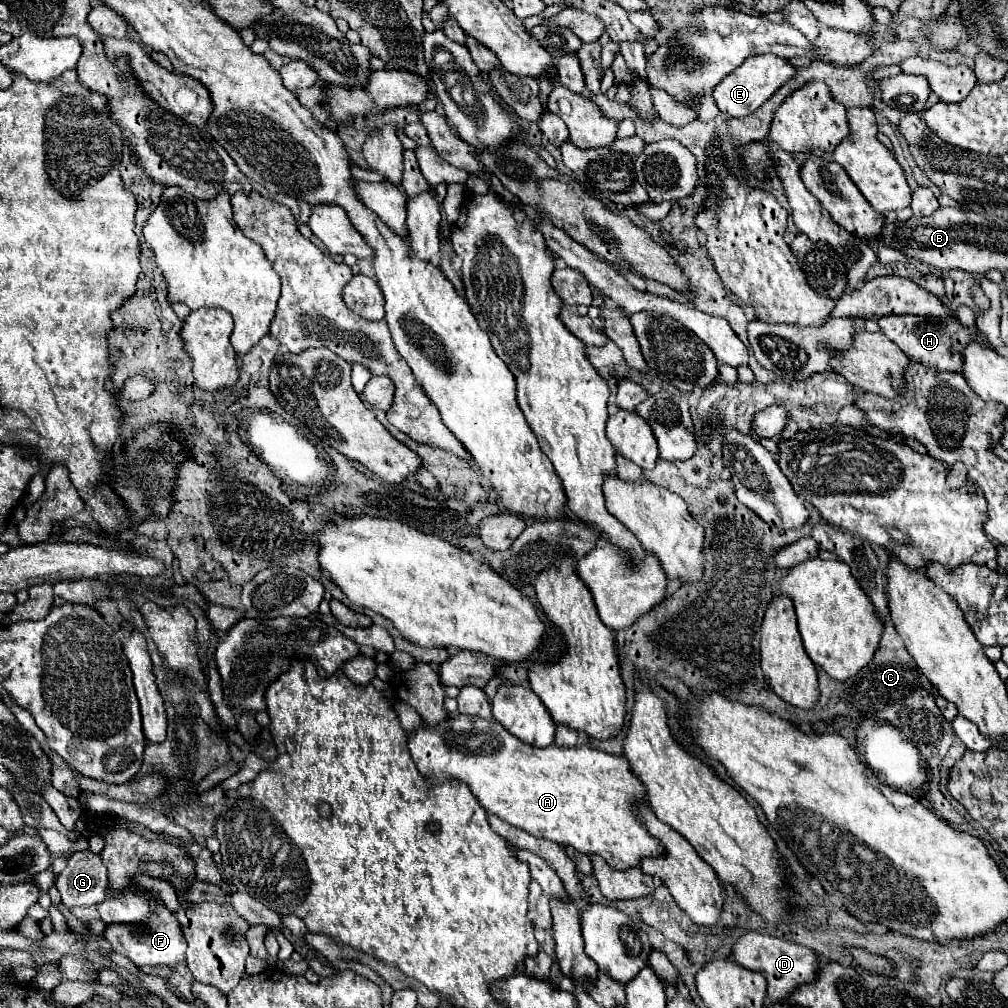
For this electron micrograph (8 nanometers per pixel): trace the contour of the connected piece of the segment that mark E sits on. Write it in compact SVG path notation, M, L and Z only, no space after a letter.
M755 55L747 59L741 67L737 67L733 73L729 73L715 89L713 99L721 113L727 113L731 117L747 117L757 107L761 107L791 75L795 73L795 67L791 67L783 57L777 55Z

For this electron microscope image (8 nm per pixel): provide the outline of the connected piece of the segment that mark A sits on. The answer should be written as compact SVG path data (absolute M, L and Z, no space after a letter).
M447 717L437 725L421 725L407 735L407 747L419 773L431 783L461 781L469 785L471 793L479 799L487 813L563 847L573 847L585 855L601 855L613 869L637 867L643 855L659 855L661 845L645 831L645 827L633 817L633 803L645 801L645 791L639 779L631 773L625 757L609 755L589 745L581 747L557 747L547 749L527 745L515 735L507 733L497 721L481 717Z

